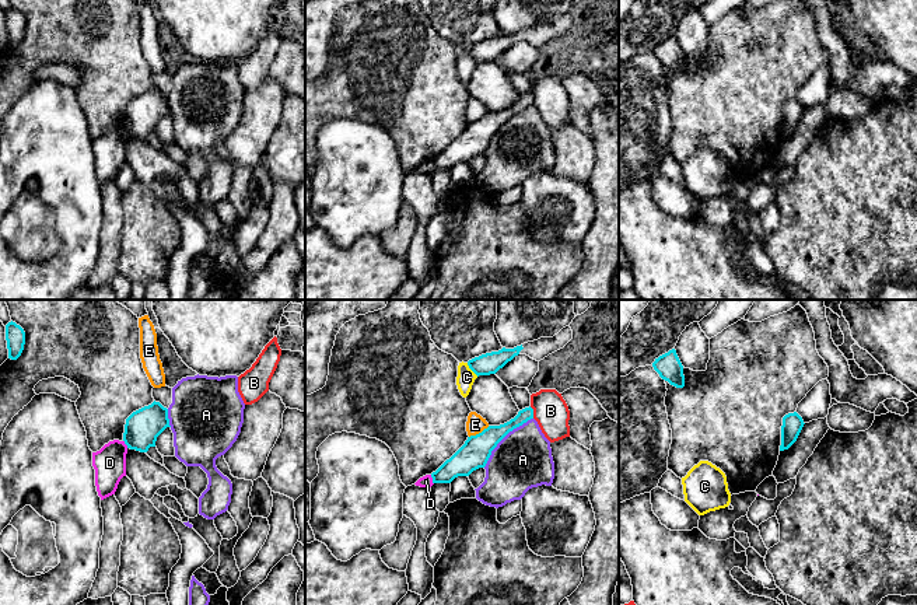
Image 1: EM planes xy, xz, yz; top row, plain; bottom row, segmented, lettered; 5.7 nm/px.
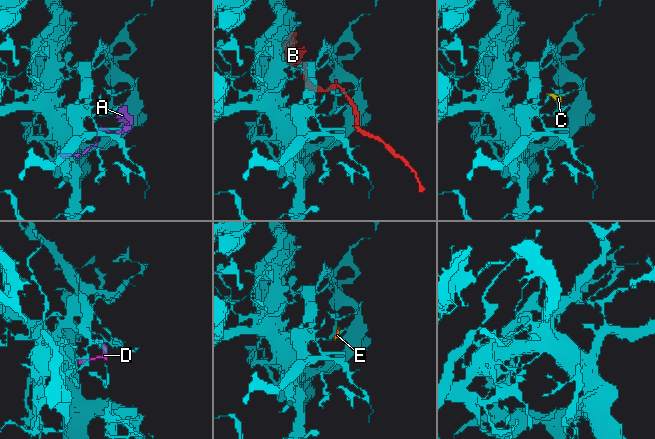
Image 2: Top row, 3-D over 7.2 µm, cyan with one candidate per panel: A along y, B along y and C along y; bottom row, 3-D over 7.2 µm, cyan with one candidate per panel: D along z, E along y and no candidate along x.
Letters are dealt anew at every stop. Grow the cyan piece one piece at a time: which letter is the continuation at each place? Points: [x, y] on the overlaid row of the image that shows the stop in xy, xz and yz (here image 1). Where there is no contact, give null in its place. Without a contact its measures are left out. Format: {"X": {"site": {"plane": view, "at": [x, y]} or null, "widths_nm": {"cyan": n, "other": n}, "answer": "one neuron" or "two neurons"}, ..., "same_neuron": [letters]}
{"A": {"site": {"plane": "xz", "at": [503, 437]}, "widths_nm": {"cyan": 170, "other": 340}, "answer": "two neurons"}, "B": {"site": {"plane": "xz", "at": [532, 412]}, "widths_nm": {"cyan": 100, "other": 200}, "answer": "two neurons"}, "C": {"site": {"plane": "xz", "at": [472, 370]}, "widths_nm": {"cyan": 120, "other": 100}, "answer": "two neurons"}, "D": {"site": {"plane": "xz", "at": [433, 479]}, "widths_nm": {"cyan": 160, "other": 70}, "answer": "two neurons"}, "E": {"site": {"plane": "xz", "at": [479, 433]}, "widths_nm": {"cyan": 170, "other": 110}, "answer": "two neurons"}, "same_neuron": []}

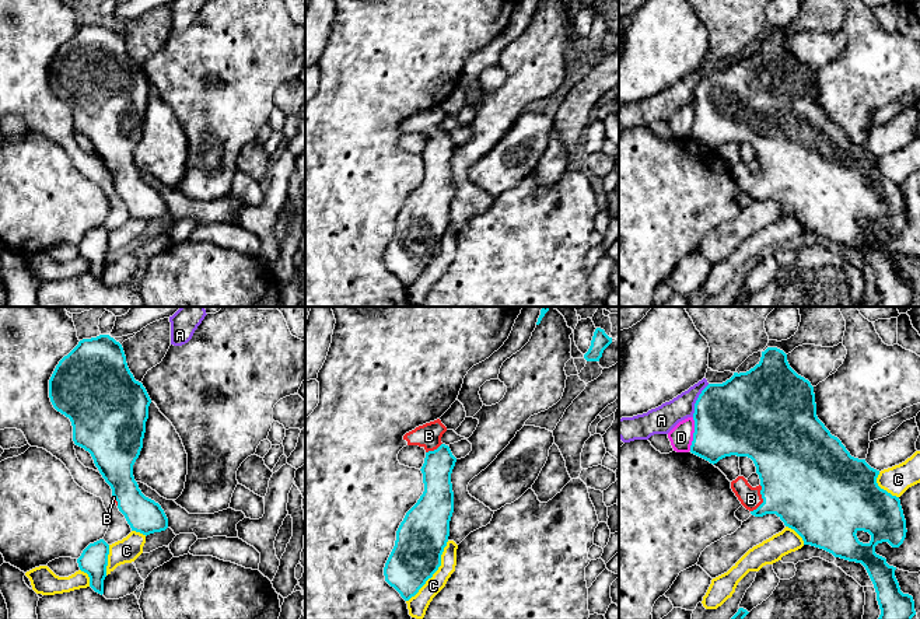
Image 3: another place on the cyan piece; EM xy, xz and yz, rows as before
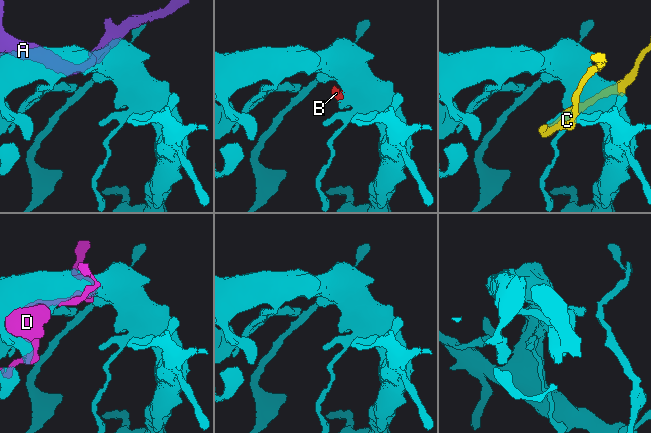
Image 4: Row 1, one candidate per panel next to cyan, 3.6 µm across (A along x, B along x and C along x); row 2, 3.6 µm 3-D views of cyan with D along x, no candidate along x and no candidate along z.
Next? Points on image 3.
{"A": {"site": {"plane": "yz", "at": [696, 401]}, "widths_nm": {"cyan": 440, "other": 160}, "answer": "two neurons"}, "B": {"site": {"plane": "yz", "at": [762, 497]}, "widths_nm": {"cyan": 480, "other": 120}, "answer": "one neuron"}, "C": {"site": {"plane": "xz", "at": [436, 570]}, "widths_nm": {"cyan": 280, "other": 120}, "answer": "two neurons"}, "D": {"site": {"plane": "yz", "at": [693, 434]}, "widths_nm": {"cyan": 420, "other": 140}, "answer": "two neurons"}, "same_neuron": ["B"]}

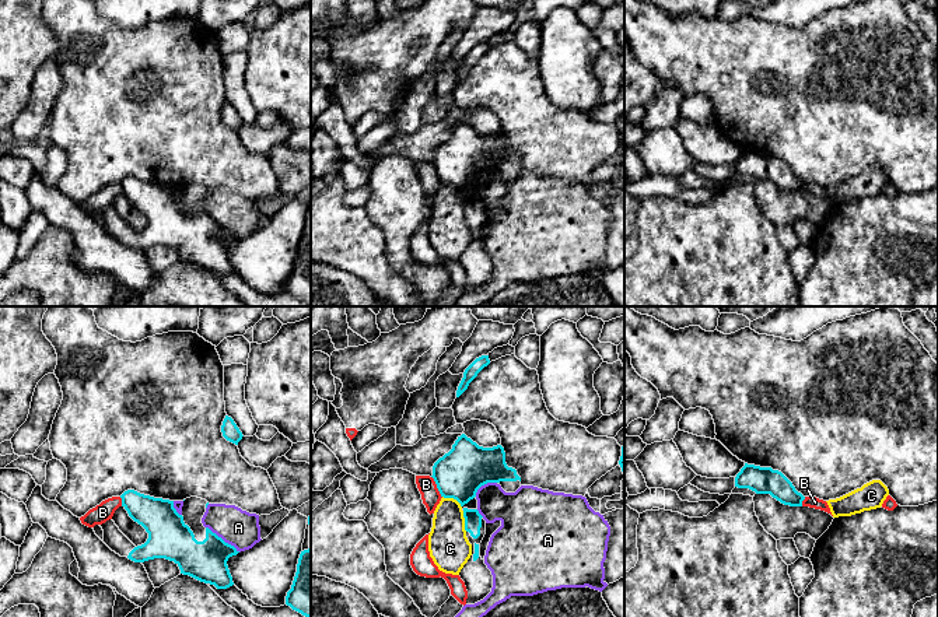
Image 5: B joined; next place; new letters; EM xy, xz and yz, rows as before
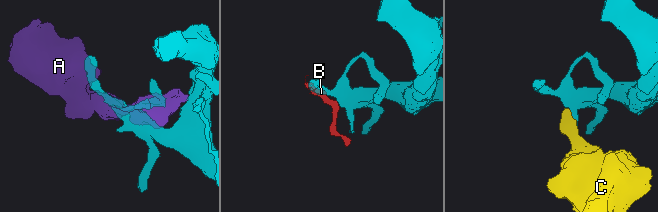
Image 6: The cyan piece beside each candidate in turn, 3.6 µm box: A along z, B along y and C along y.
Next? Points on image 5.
{"A": {"site": {"plane": "xy", "at": [221, 539]}, "widths_nm": {"cyan": 240, "other": 220}, "answer": "two neurons"}, "B": {"site": {"plane": "xz", "at": [437, 487]}, "widths_nm": {"cyan": 280, "other": 110}, "answer": "two neurons"}, "C": {"site": {"plane": "xz", "at": [452, 497]}, "widths_nm": {"cyan": 280, "other": 220}, "answer": "two neurons"}, "same_neuron": []}

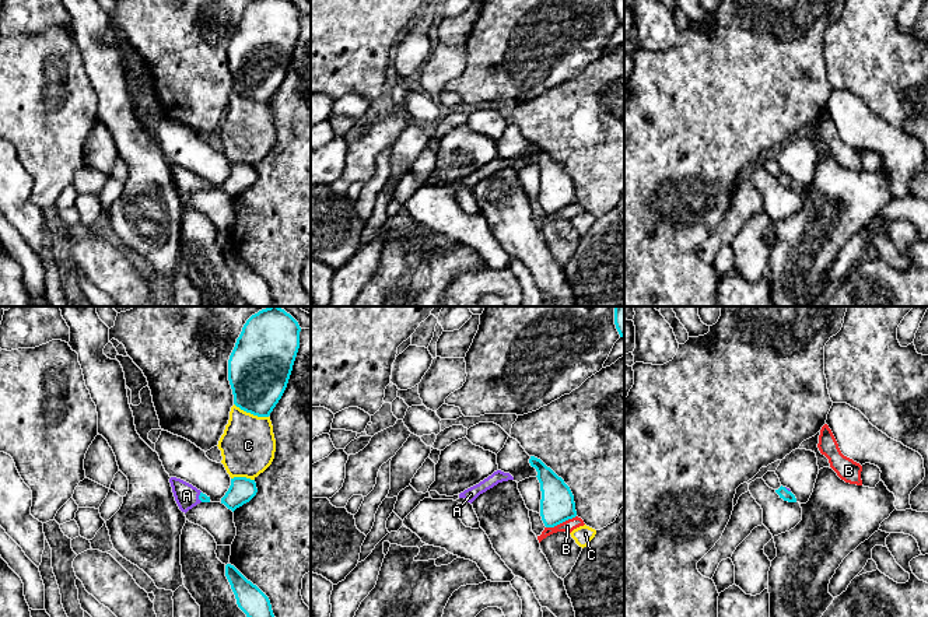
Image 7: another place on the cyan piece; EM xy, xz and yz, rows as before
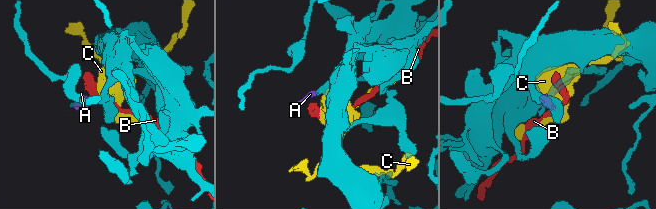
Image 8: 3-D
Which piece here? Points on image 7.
{"A": {"site": {"plane": "xy", "at": [199, 497]}, "widths_nm": {"cyan": 50, "other": 140}, "answer": "one neuron"}, "B": {"site": {"plane": "xz", "at": [560, 522]}, "widths_nm": {"cyan": 200, "other": 70}, "answer": "two neurons"}, "C": {"site": {"plane": "xy", "at": [251, 413]}, "widths_nm": {"cyan": 360, "other": 320}, "answer": "two neurons"}, "same_neuron": ["A"]}

